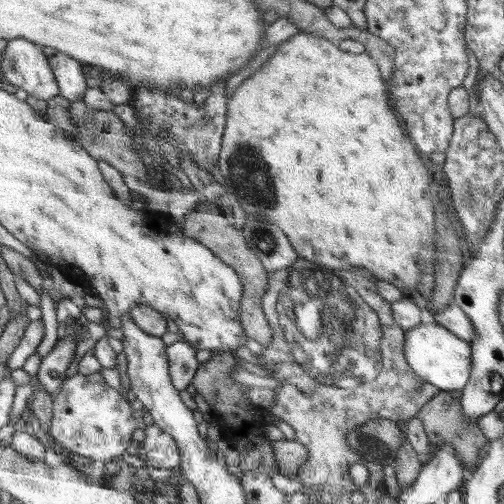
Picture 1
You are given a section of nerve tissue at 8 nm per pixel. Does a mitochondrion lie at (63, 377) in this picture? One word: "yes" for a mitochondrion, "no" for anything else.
no

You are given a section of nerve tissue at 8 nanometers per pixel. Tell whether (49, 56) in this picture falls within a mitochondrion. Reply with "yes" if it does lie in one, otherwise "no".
no

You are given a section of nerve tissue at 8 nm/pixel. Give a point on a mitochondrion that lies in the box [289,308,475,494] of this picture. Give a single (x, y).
(370, 446)

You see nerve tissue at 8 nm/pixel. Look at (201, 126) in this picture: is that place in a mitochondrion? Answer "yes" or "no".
yes

